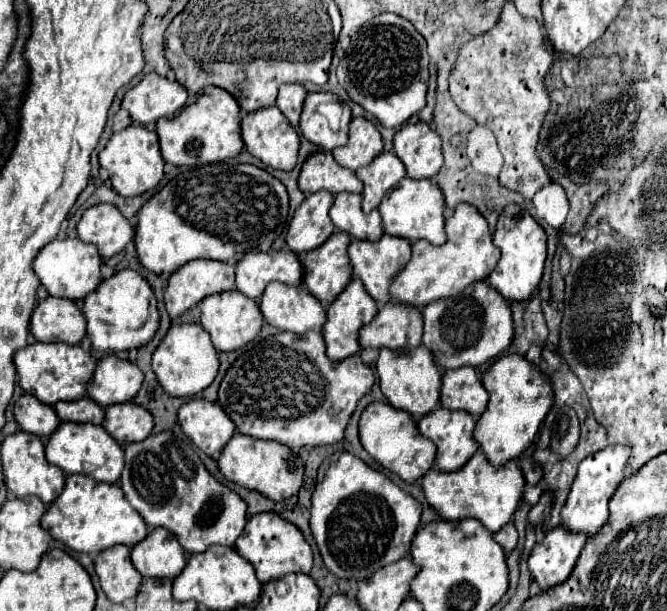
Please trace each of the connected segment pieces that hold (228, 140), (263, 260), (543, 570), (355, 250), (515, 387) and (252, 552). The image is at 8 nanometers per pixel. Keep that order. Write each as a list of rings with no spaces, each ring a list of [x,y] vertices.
[[[207,86],[199,98],[185,106],[175,118],[161,118],[157,122],[157,136],[165,162],[175,166],[213,164],[235,158],[243,150],[241,138],[241,108],[237,100],[219,86]]]
[[[269,250],[249,252],[237,264],[237,290],[251,300],[259,300],[265,286],[279,280],[289,286],[303,282],[303,268],[299,256],[291,250]]]
[[[559,526],[547,532],[527,560],[533,582],[537,582],[541,590],[547,590],[567,580],[583,546],[583,536],[567,536]]]
[[[383,234],[381,240],[377,240],[377,242],[353,240],[351,246],[349,246],[349,258],[351,258],[351,264],[353,264],[353,276],[363,280],[367,292],[377,300],[379,306],[383,306],[383,304],[387,304],[391,300],[389,286],[397,278],[401,268],[405,268],[407,260],[409,260],[409,254],[411,254],[411,242],[409,240],[387,236],[387,234]]]
[[[507,354],[495,360],[483,374],[483,386],[489,392],[489,404],[475,426],[475,440],[485,456],[501,466],[507,460],[521,456],[533,442],[541,422],[553,406],[553,388],[547,374],[535,364],[527,362],[521,354]]]
[[[261,512],[261,514],[251,516],[245,524],[243,534],[237,540],[235,550],[255,568],[255,576],[261,584],[283,578],[285,574],[291,574],[291,572],[309,574],[311,564],[313,564],[311,546],[305,542],[299,528],[283,520],[275,512]]]

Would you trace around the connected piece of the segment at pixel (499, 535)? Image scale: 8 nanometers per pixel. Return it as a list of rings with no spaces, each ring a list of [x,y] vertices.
[[[509,522],[503,530],[495,532],[493,538],[495,538],[495,542],[499,542],[499,544],[503,546],[503,550],[505,550],[507,554],[517,546],[517,530],[515,530],[515,526],[513,526],[511,522]]]

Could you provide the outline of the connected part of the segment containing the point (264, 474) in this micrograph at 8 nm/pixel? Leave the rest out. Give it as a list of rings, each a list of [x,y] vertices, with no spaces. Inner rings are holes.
[[[235,432],[235,436],[225,444],[219,456],[219,470],[229,482],[235,482],[249,490],[257,490],[275,502],[295,496],[303,486],[305,476],[305,464],[289,446],[271,440],[255,440],[239,432]]]

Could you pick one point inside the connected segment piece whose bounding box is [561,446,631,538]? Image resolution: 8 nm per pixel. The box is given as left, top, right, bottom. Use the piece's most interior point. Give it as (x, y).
(585, 511)

